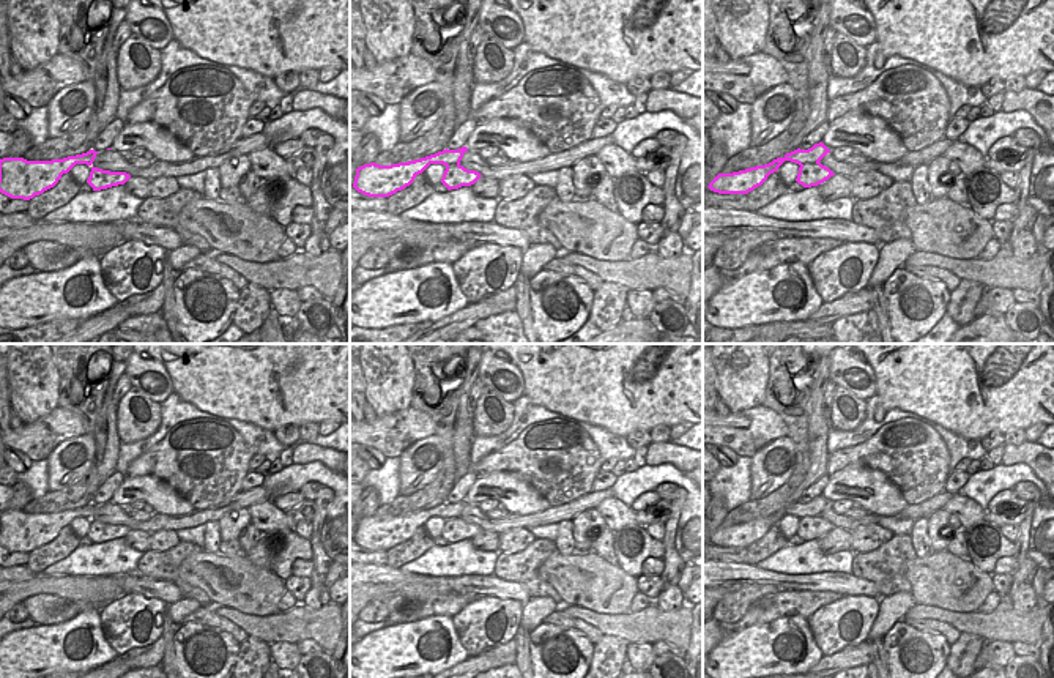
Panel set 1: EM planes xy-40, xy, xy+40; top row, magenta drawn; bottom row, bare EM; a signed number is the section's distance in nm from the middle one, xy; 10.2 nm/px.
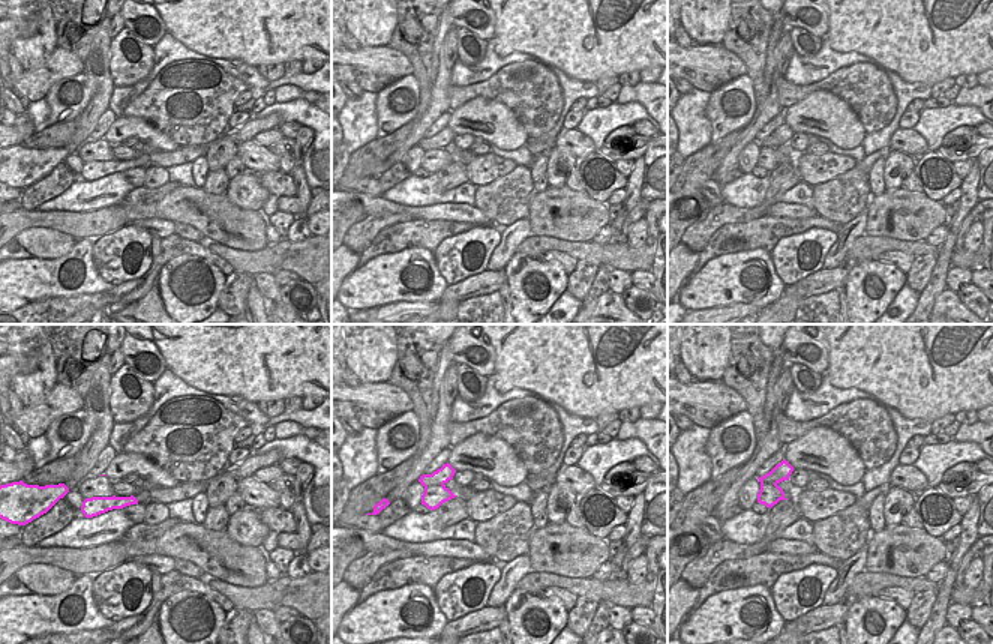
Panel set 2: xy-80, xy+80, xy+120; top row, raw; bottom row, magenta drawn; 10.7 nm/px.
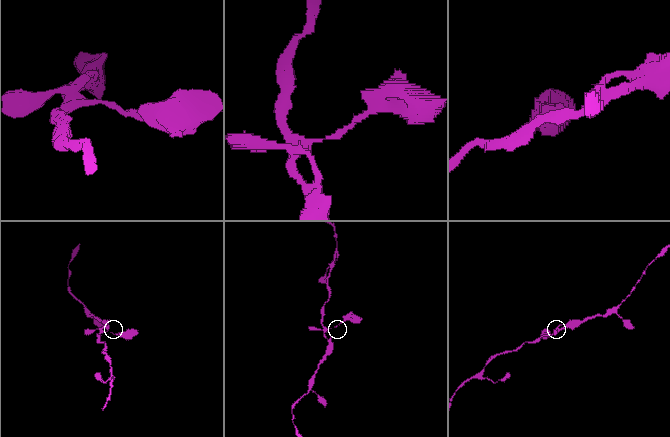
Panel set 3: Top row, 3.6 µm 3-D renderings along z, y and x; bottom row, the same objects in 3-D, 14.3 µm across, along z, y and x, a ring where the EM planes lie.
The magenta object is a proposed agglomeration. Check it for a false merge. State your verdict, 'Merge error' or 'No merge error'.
No merge error

